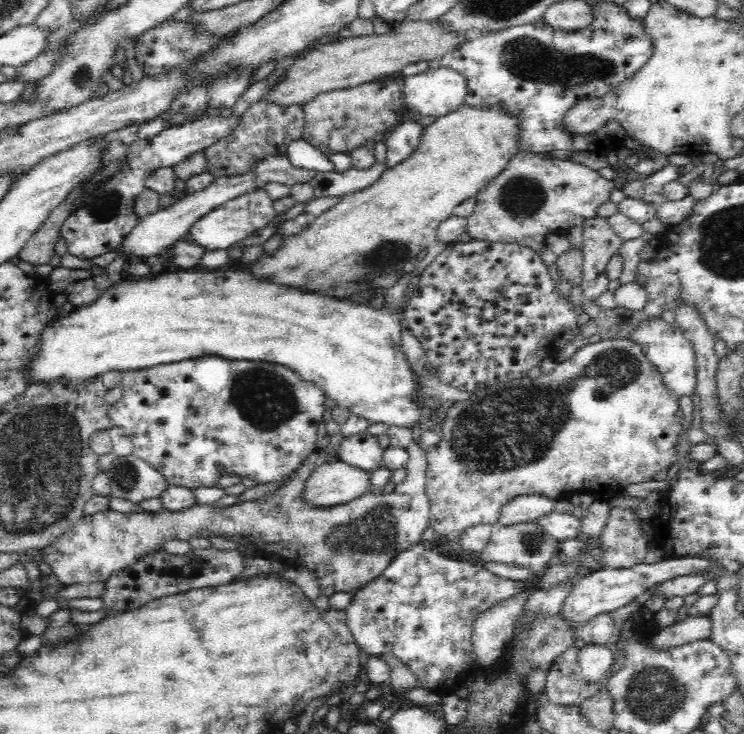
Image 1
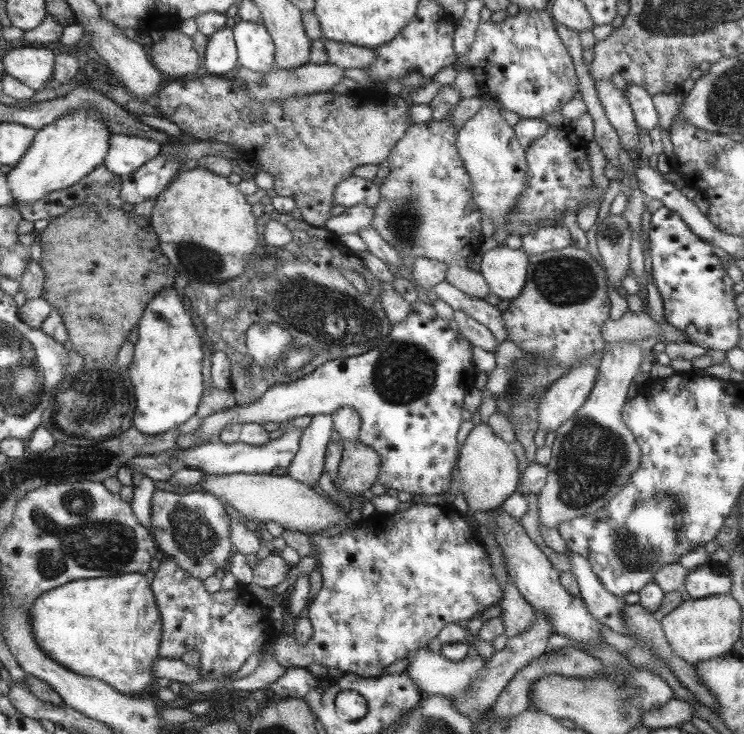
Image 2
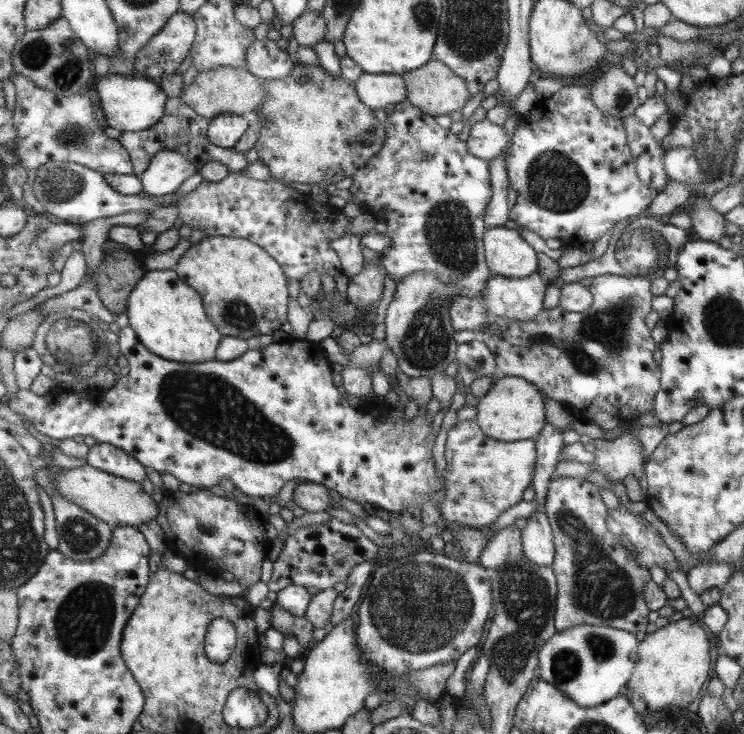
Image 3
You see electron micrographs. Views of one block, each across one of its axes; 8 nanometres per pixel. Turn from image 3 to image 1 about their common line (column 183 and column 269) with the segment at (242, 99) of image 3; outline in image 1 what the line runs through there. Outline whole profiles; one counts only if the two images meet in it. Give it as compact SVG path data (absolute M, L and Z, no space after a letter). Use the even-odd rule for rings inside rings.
M427 20L402 22L398 32L390 36L375 33L374 36L321 41L298 54L297 59L283 70L283 75L267 89L263 99L280 107L304 106L318 94L378 81L382 76L398 72L416 60L440 58L446 51L458 48L460 42L462 40L438 30Z

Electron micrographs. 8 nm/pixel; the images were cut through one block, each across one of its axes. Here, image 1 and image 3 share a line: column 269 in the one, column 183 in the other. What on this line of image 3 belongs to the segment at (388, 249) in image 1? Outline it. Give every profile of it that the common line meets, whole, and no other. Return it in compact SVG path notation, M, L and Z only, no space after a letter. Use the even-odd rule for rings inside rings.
M204 236L190 244L179 257L173 270L181 280L185 280L185 283L197 288L201 296L205 296L205 312L209 312L209 320L213 320L213 324L217 324L217 328L221 328L225 336L246 340L271 335L287 322L287 282L279 265L260 245L249 240L227 236Z

